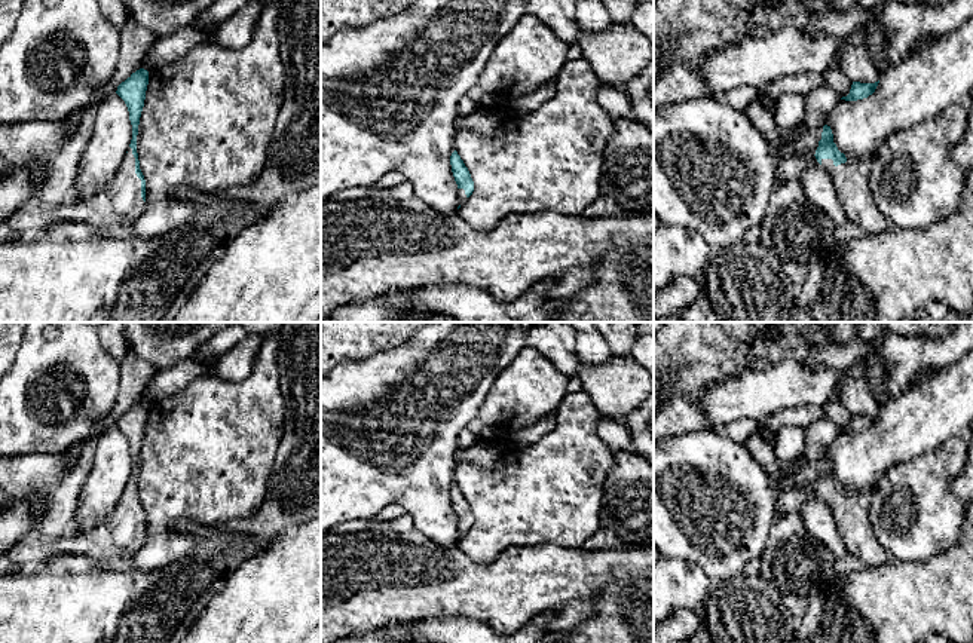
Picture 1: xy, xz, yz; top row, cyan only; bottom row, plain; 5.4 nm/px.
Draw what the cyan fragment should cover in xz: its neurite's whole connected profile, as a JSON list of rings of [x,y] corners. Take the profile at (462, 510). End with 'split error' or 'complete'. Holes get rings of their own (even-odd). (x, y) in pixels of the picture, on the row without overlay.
[[[456,483],[450,489],[450,497],[455,514],[458,517],[459,538],[462,538],[472,527],[474,514],[471,511],[468,500],[465,499],[463,493],[461,492]]] | split error

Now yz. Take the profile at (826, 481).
[[[827,457],[823,459],[814,489],[832,511],[839,536],[850,554],[862,558],[866,566],[881,566],[891,558],[871,524],[872,492],[848,495],[833,475],[832,462]]] | split error

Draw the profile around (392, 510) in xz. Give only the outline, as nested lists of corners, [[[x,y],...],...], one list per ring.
[[[389,503],[388,506],[385,506],[374,518],[371,518],[373,521],[379,521],[379,523],[389,523],[391,520],[403,515],[406,511],[401,505],[397,503]]]

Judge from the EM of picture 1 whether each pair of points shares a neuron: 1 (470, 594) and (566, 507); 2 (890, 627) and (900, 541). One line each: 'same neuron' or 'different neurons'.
1: different neurons
2: different neurons

